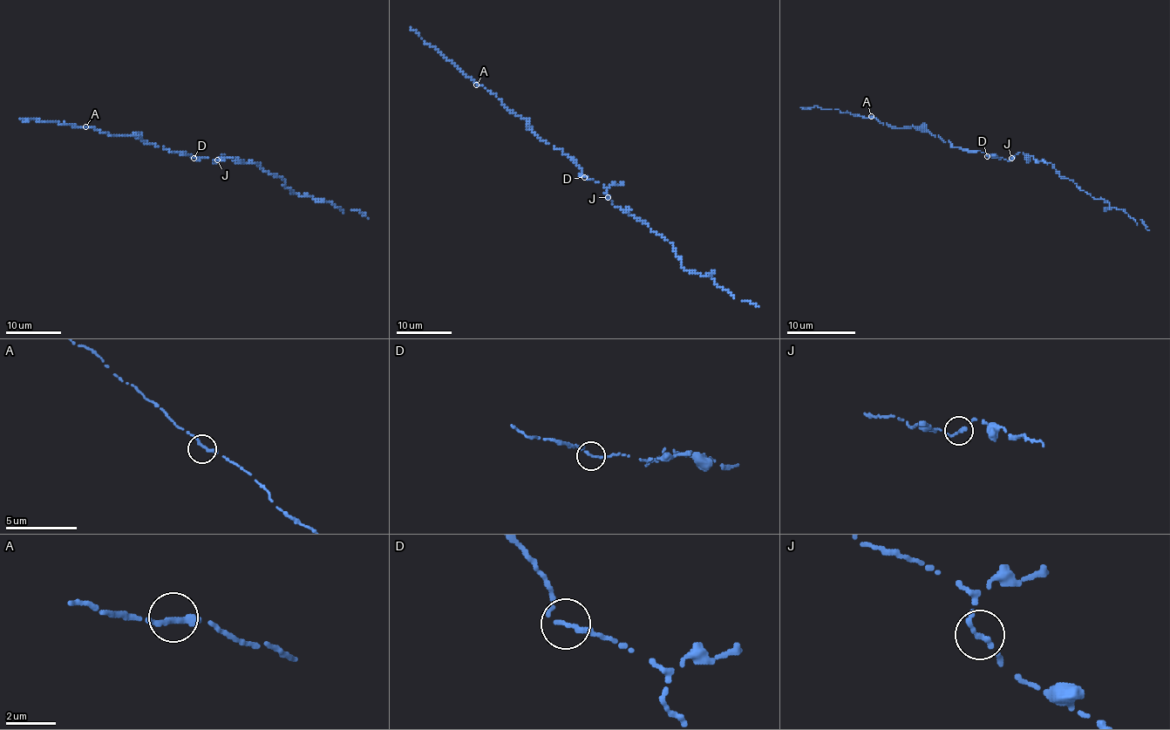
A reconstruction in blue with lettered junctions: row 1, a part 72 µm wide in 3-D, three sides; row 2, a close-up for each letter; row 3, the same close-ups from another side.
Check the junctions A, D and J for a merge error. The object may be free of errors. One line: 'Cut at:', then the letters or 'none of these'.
Cut at: none of these

